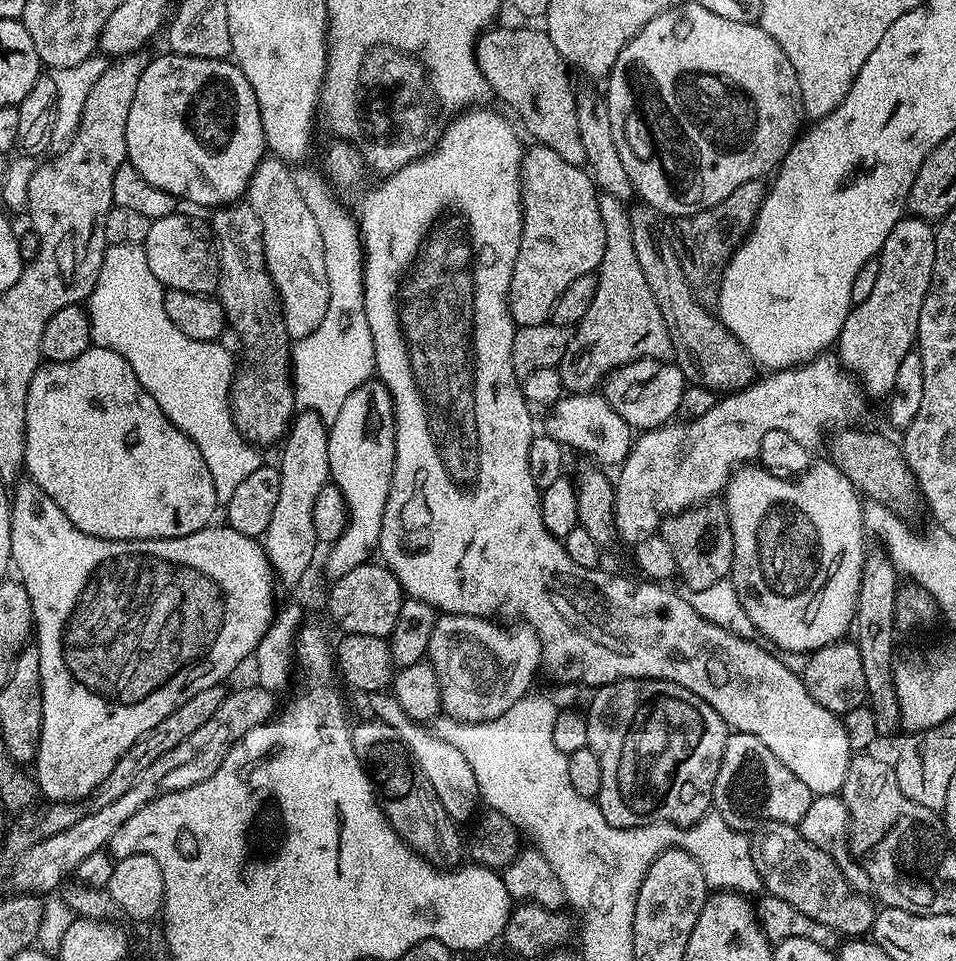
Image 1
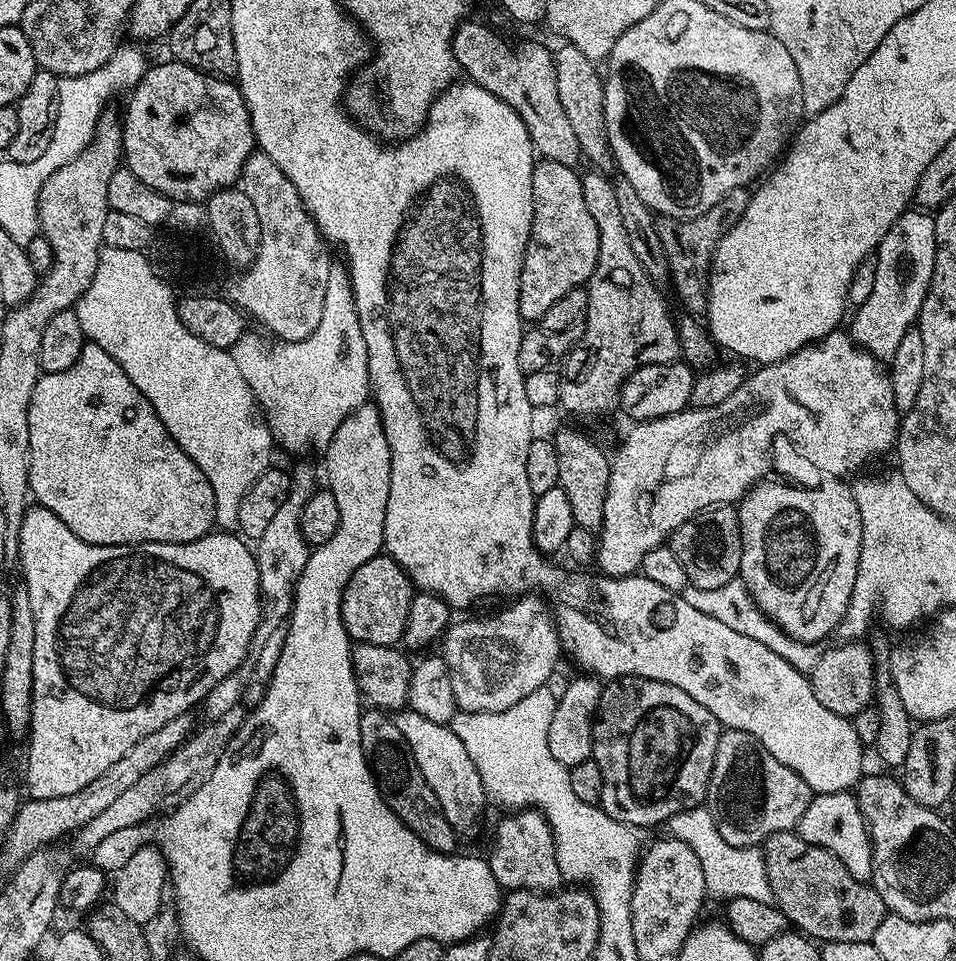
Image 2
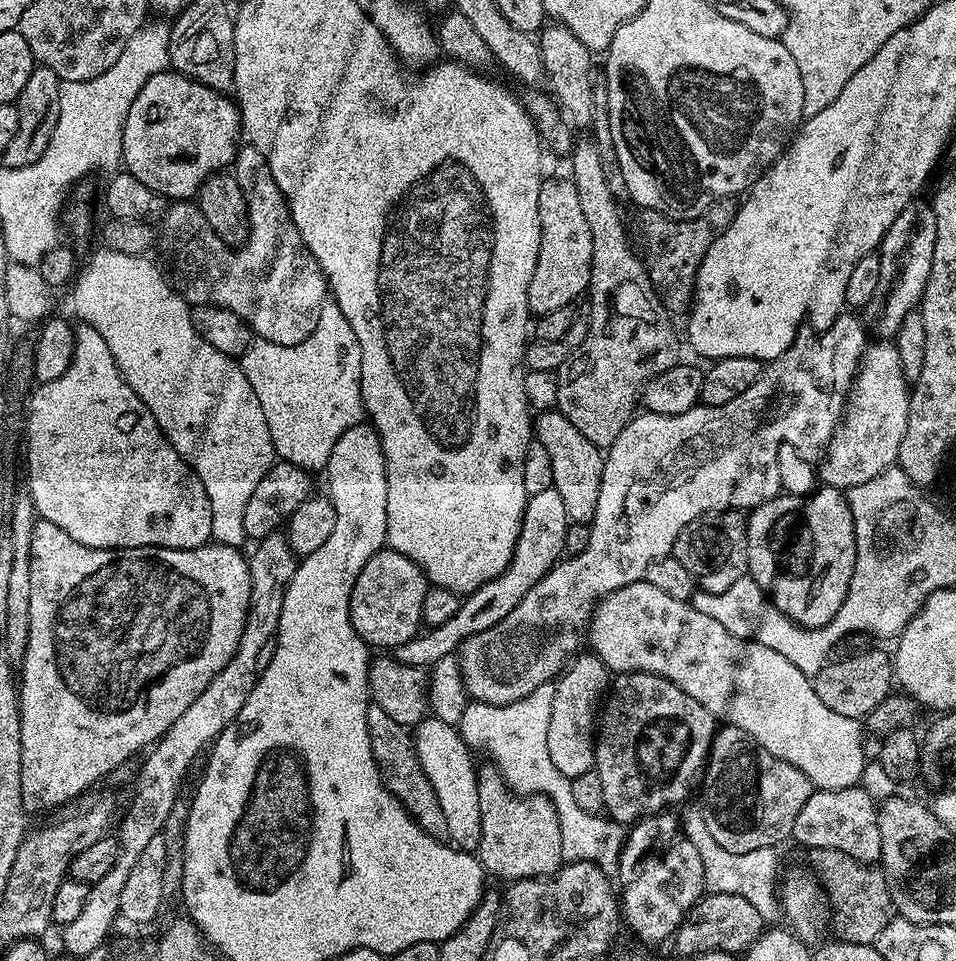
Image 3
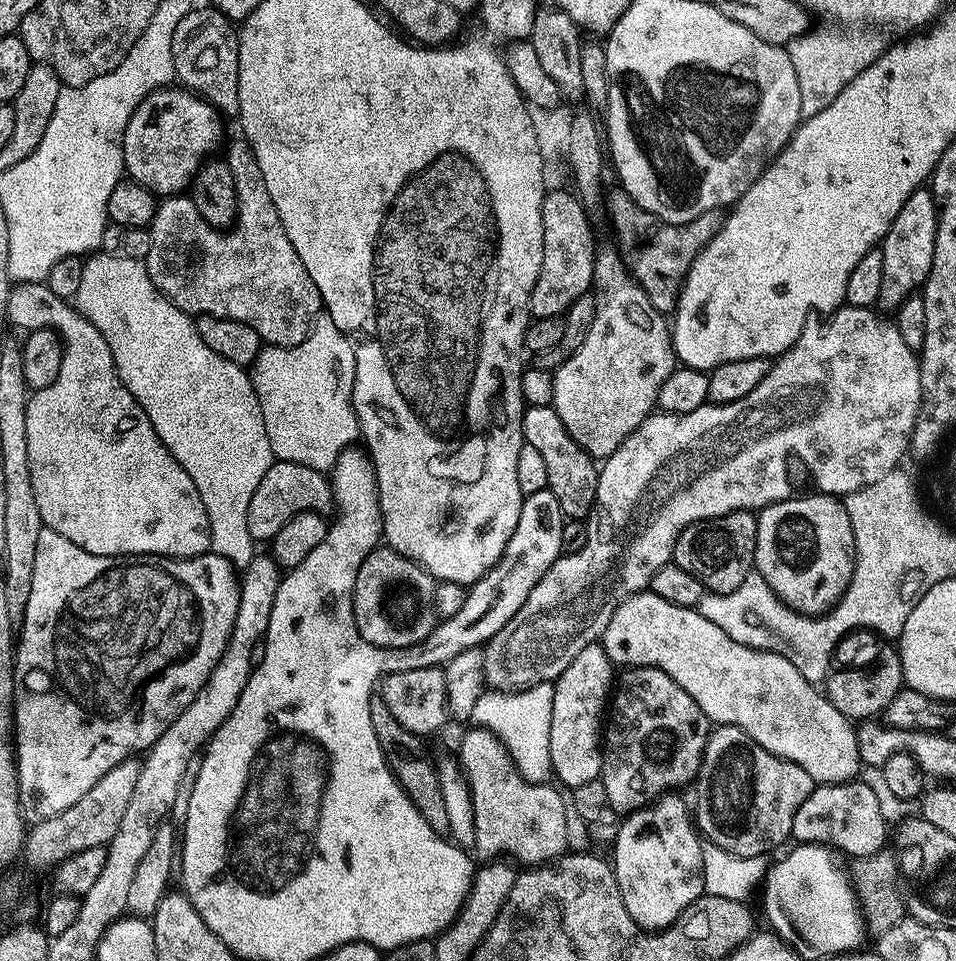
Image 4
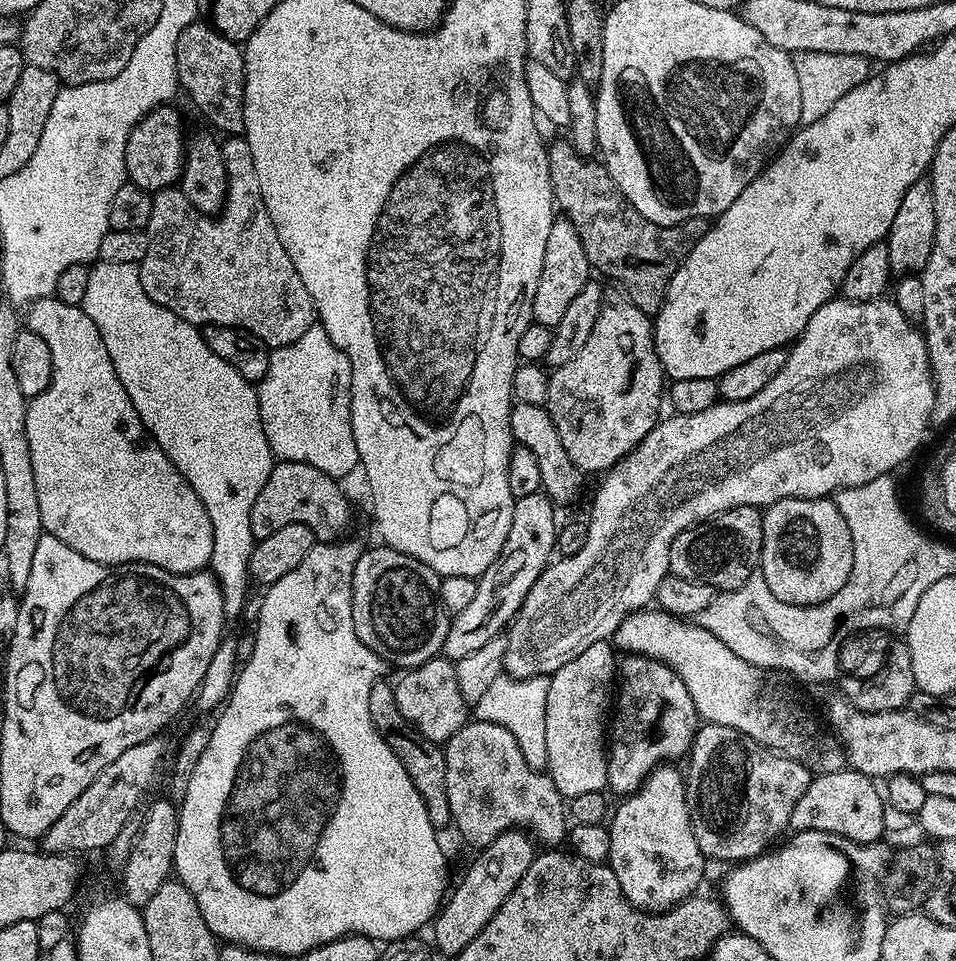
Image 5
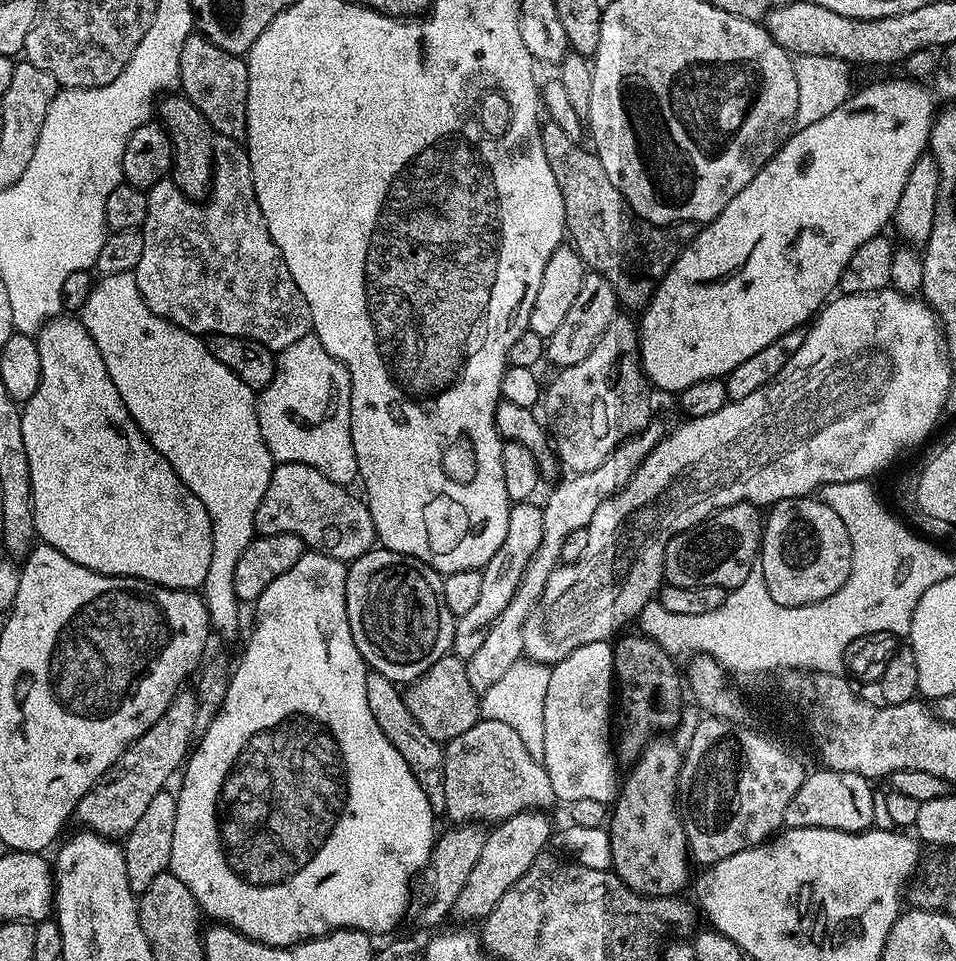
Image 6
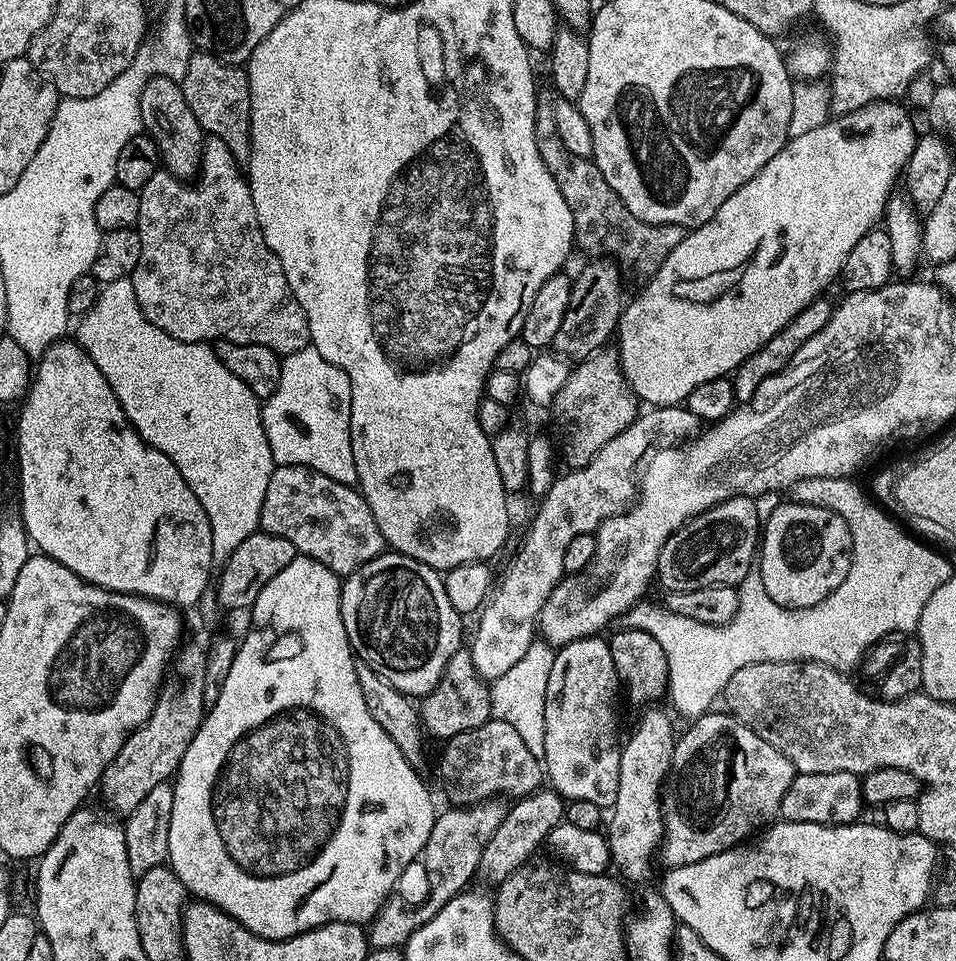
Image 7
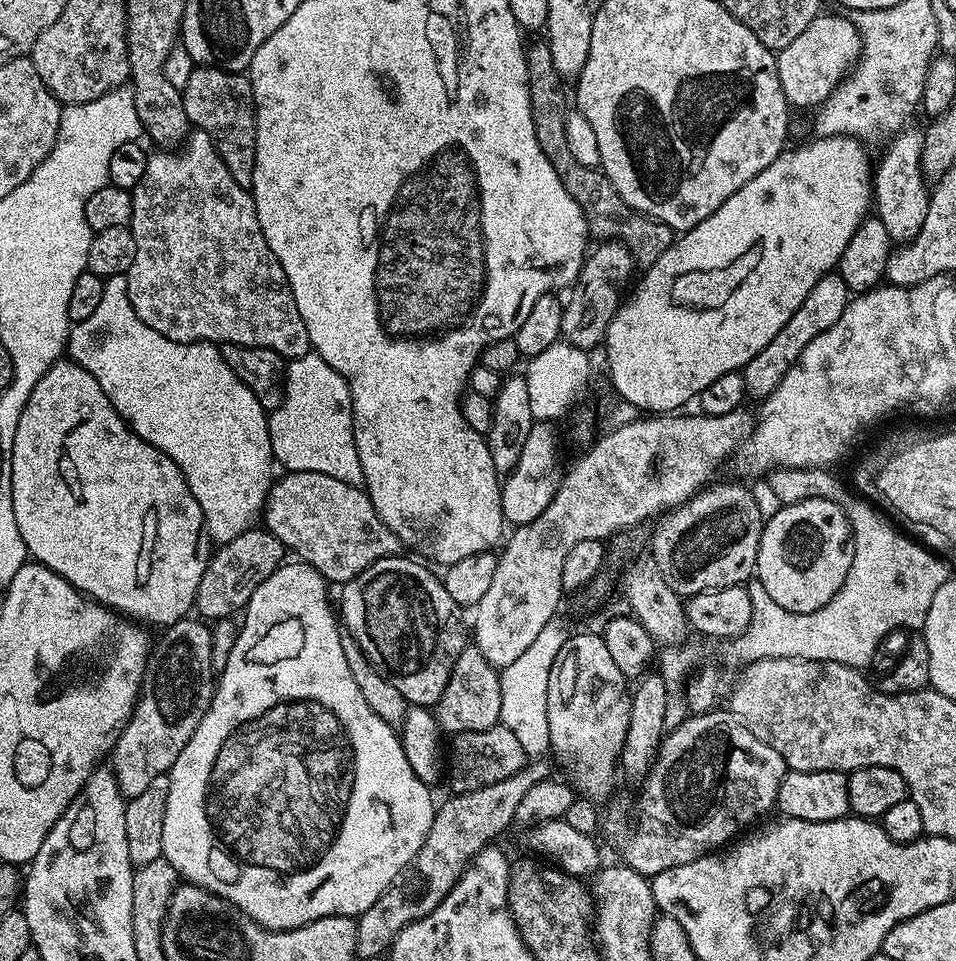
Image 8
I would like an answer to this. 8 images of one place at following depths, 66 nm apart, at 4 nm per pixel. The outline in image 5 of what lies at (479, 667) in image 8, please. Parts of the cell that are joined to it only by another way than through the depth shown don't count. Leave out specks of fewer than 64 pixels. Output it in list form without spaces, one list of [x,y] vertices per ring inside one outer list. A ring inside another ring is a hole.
[[[438,655],[422,666],[407,669],[401,676],[404,677],[394,684],[394,702],[398,702],[398,710],[402,718],[406,718],[406,722],[410,722],[413,728],[418,730],[418,734],[422,734],[422,738],[443,745],[458,730],[462,730],[464,724],[469,723],[470,705],[462,698],[462,690],[458,690],[458,674],[453,661]]]

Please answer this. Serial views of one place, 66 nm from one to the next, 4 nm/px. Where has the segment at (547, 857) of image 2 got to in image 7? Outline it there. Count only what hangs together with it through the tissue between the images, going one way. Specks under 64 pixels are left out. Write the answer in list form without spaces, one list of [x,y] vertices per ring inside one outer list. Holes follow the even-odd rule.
[[[495,718],[487,720],[482,726],[474,730],[466,730],[462,734],[452,736],[443,745],[444,753],[440,756],[440,776],[448,787],[448,796],[453,805],[463,806],[466,804],[479,804],[482,800],[493,798],[519,798],[528,796],[531,792],[537,791],[542,784],[542,764],[530,749],[522,737],[514,731],[510,722],[502,722]]]

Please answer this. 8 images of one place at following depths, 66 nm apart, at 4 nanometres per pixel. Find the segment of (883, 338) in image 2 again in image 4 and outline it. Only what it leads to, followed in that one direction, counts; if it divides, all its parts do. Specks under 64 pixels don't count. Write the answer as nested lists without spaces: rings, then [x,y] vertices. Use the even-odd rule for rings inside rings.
[[[924,186],[917,188],[914,194],[910,194],[902,210],[898,210],[898,218],[894,218],[890,230],[879,245],[882,254],[882,290],[878,304],[881,309],[899,308],[903,300],[913,295],[930,274],[930,266],[934,262],[937,211],[936,199]]]

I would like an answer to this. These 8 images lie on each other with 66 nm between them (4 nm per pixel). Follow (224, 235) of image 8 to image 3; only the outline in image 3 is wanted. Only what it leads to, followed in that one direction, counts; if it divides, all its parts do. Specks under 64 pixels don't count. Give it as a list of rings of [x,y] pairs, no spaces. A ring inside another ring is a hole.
[[[241,146],[236,149],[236,158],[234,161],[234,175],[238,186],[242,186],[242,194],[248,203],[248,239],[243,244],[235,248],[225,244],[222,238],[216,236],[216,231],[206,222],[206,218],[200,213],[199,207],[192,202],[172,202],[167,205],[164,213],[164,219],[158,224],[158,248],[168,255],[168,260],[172,263],[172,276],[174,287],[189,305],[213,304],[219,308],[228,308],[234,314],[238,314],[238,318],[245,320],[252,328],[253,333],[261,341],[269,344],[281,344],[282,346],[294,346],[298,342],[302,342],[306,338],[310,338],[310,334],[314,330],[314,326],[318,326],[318,314],[322,314],[322,302],[329,299],[328,281],[324,279],[324,271],[318,266],[318,262],[310,254],[310,250],[302,242],[302,234],[298,232],[298,226],[294,226],[292,215],[288,209],[288,199],[282,194],[282,190],[278,190],[278,182],[274,182],[274,174],[270,174],[270,166],[266,162],[266,158],[262,158],[262,154],[256,148],[251,146]]]

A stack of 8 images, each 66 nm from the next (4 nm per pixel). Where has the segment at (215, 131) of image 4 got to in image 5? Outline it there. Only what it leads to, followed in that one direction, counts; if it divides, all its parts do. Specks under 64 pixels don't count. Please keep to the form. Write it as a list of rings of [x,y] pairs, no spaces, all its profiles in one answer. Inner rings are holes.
[[[161,106],[153,112],[147,112],[138,122],[138,126],[134,126],[126,142],[128,180],[149,194],[155,194],[162,188],[173,187],[179,181],[180,171],[184,169],[185,151],[184,124],[172,106]]]

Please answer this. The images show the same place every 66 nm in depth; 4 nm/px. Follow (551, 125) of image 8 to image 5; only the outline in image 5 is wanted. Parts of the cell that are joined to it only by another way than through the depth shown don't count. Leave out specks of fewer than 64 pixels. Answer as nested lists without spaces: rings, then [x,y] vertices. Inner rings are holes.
[[[561,138],[547,145],[548,150],[548,169],[550,170],[550,182],[552,183],[552,194],[555,203],[560,208],[563,215],[578,230],[578,238],[582,238],[582,250],[586,250],[586,258],[593,269],[596,268],[604,276],[609,276],[618,287],[621,288],[623,295],[638,310],[655,314],[659,312],[664,295],[668,289],[668,283],[673,274],[678,270],[680,261],[687,256],[689,250],[706,234],[710,226],[709,221],[702,216],[695,216],[681,224],[674,226],[662,226],[642,218],[634,206],[612,183],[610,174],[604,168],[599,159],[582,156],[574,150],[574,146],[567,139]]]

